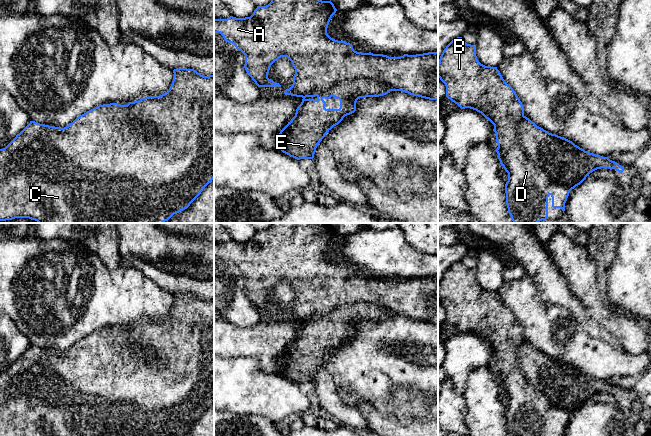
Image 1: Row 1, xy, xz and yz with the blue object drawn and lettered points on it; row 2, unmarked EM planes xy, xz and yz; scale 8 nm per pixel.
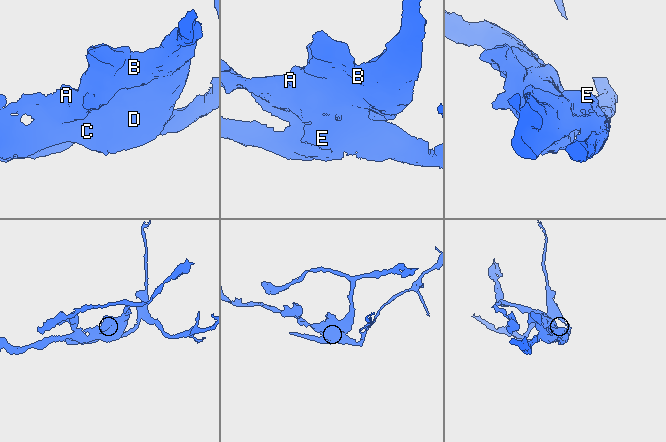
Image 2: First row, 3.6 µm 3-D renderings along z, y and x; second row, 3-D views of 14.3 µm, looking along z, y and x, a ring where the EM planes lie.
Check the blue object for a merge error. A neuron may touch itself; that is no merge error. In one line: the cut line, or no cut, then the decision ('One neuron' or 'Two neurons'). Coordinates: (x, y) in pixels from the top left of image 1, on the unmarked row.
Split along yz (523, 339), (519, 364), (507, 367), (570, 414). Two neurons

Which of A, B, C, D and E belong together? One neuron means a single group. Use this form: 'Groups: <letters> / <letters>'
Groups: A B C D / E

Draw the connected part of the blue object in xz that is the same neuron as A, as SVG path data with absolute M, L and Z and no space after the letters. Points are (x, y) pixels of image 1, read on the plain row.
M271 223L271 226L266 230L257 230L253 238L250 241L236 242L230 240L227 243L214 243L214 257L220 257L224 264L228 267L235 269L237 274L240 274L245 279L244 292L247 298L252 302L258 311L281 311L279 307L275 307L273 304L268 302L268 297L271 289L281 281L287 281L295 293L295 298L293 300L293 308L289 313L286 313L284 318L296 321L315 321L322 318L326 313L331 313L334 309L343 309L346 305L359 305L362 301L365 303L376 303L382 308L388 309L391 315L402 315L413 320L418 320L421 322L429 324L438 324L438 275L428 276L423 278L408 279L404 278L400 281L389 281L383 278L373 278L357 276L353 273L350 267L345 265L338 265L331 262L327 258L327 252L332 240L336 237L337 233L334 228L330 225L322 225L320 223Z

